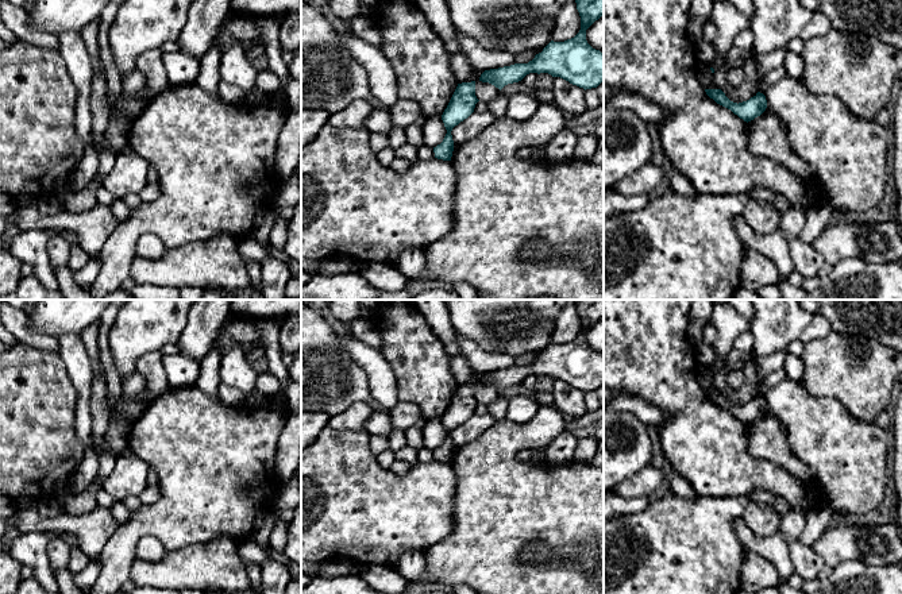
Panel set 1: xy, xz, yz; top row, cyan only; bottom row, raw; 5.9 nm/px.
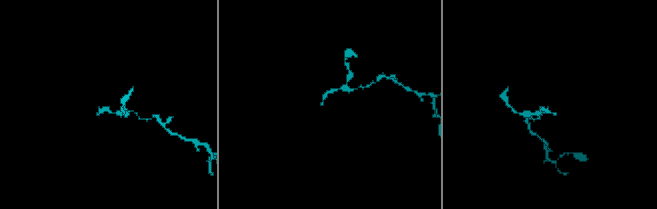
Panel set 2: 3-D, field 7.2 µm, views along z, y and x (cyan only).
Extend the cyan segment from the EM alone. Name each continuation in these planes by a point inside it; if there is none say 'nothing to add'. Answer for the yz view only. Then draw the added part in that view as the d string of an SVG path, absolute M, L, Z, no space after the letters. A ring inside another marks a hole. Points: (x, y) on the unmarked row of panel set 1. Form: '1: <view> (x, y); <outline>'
1: yz (728, 321); M728 301L713 305L710 323L716 327L718 338L713 344L714 362L708 369L717 371L733 348L735 339L748 329L748 323Z

